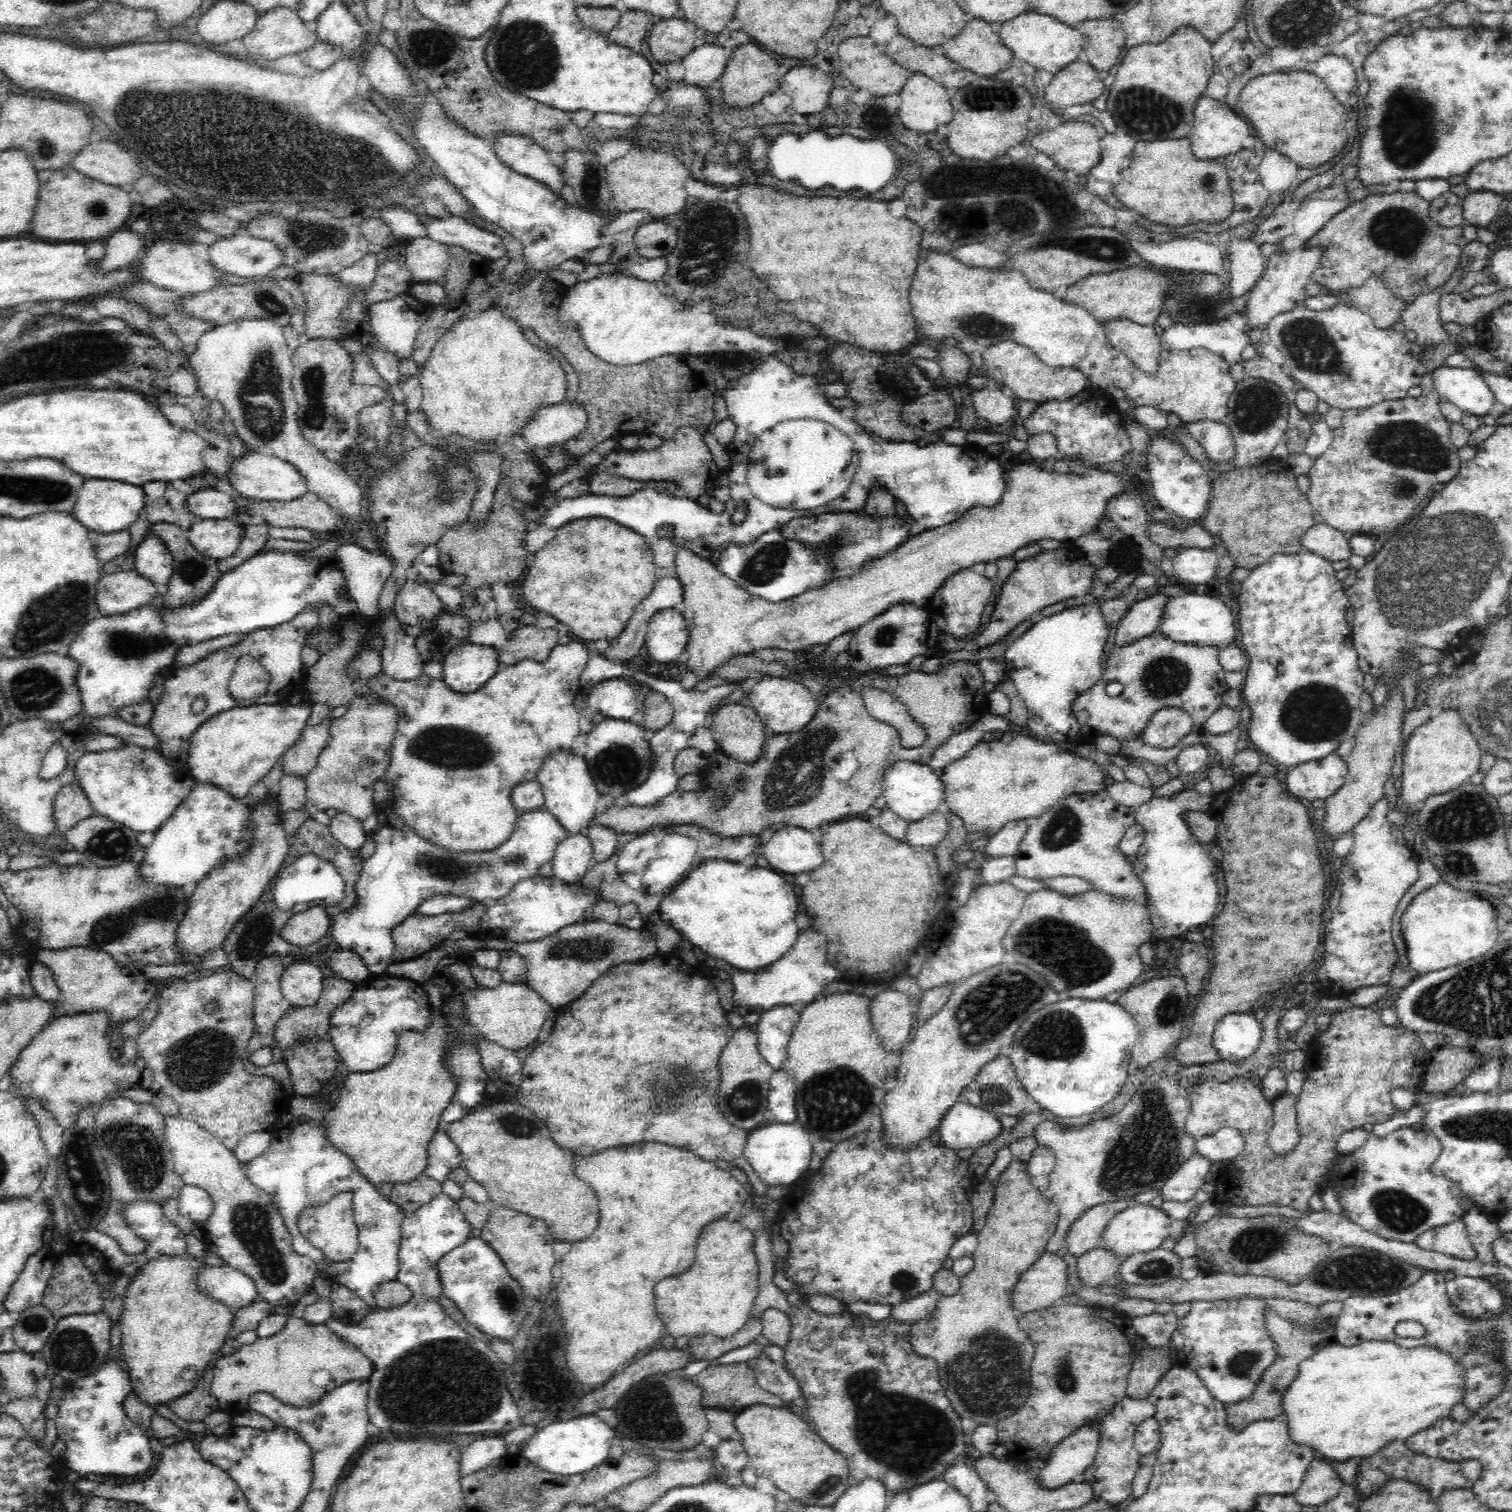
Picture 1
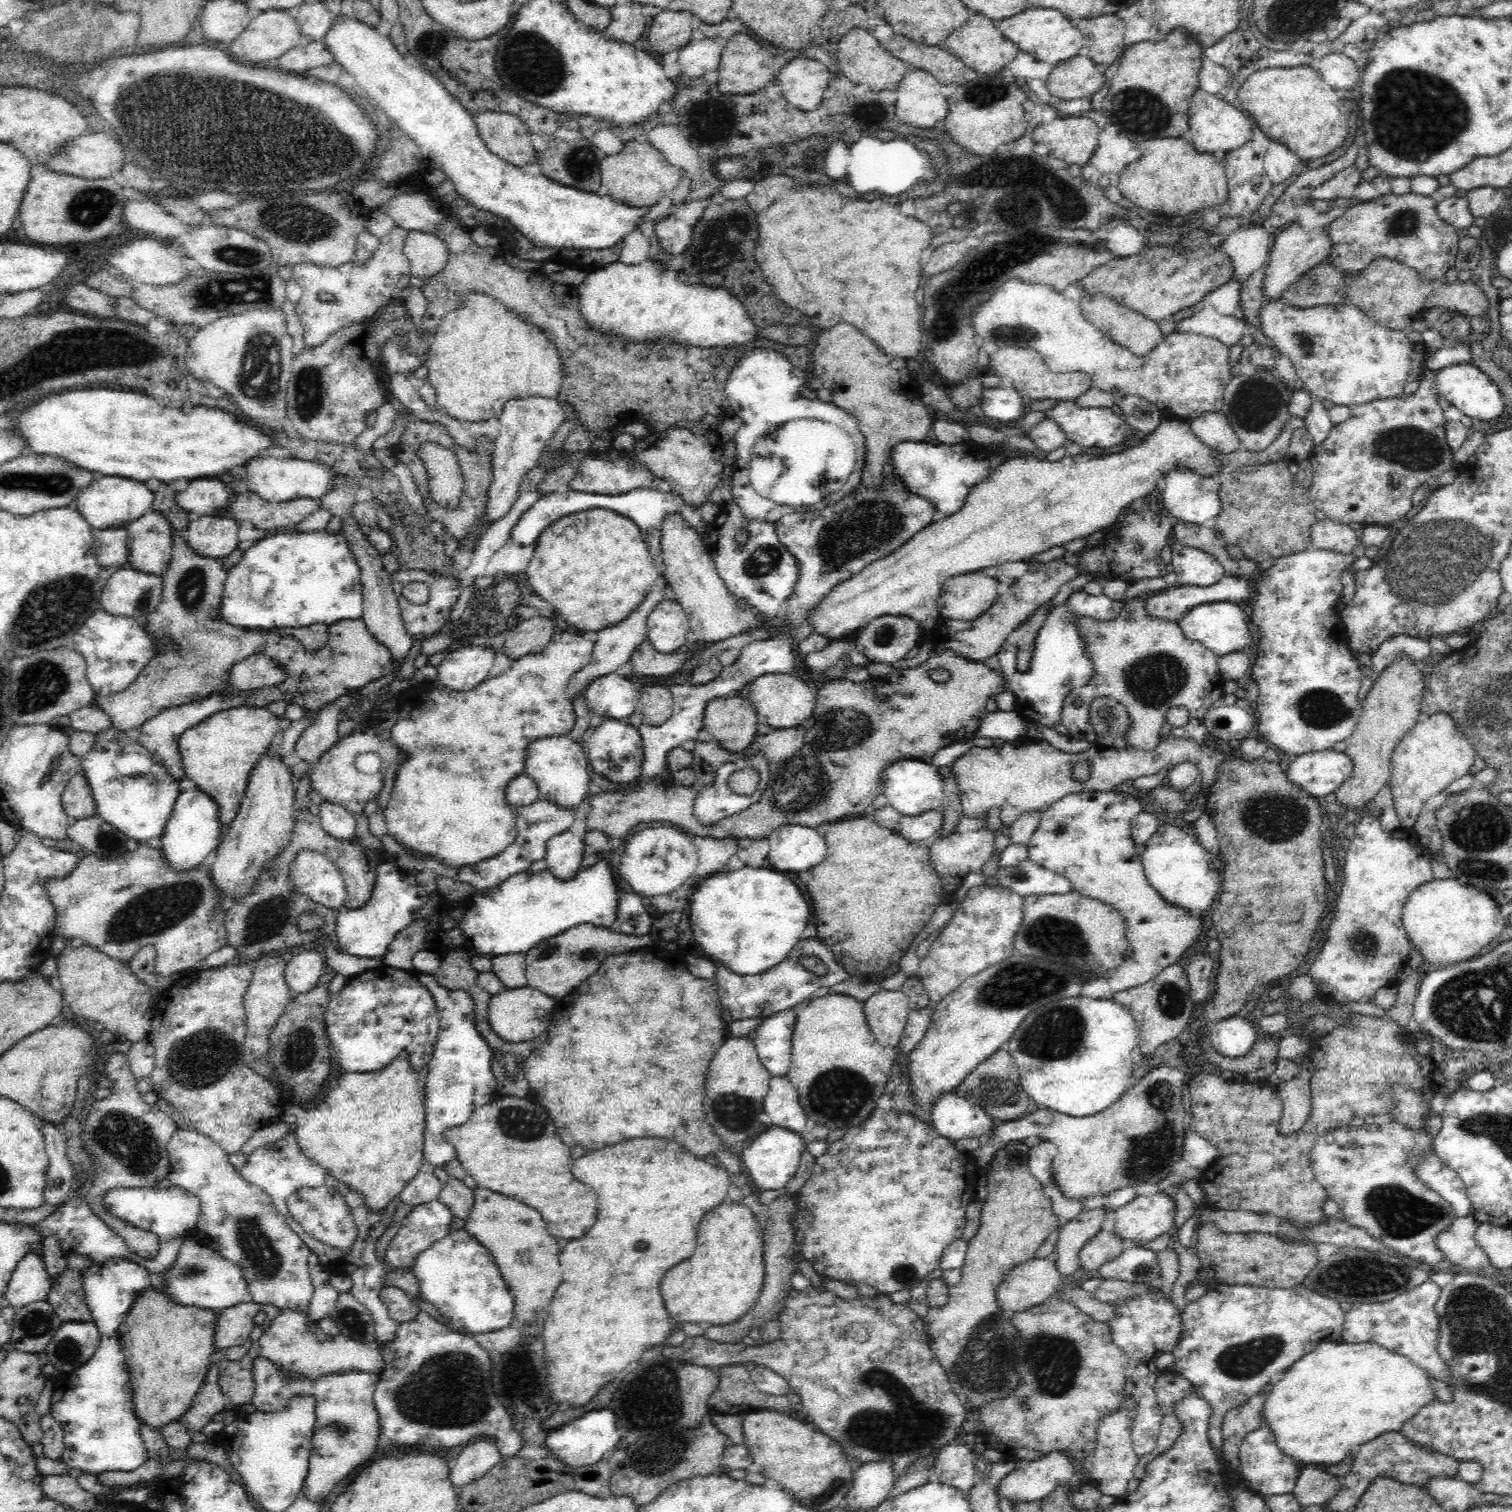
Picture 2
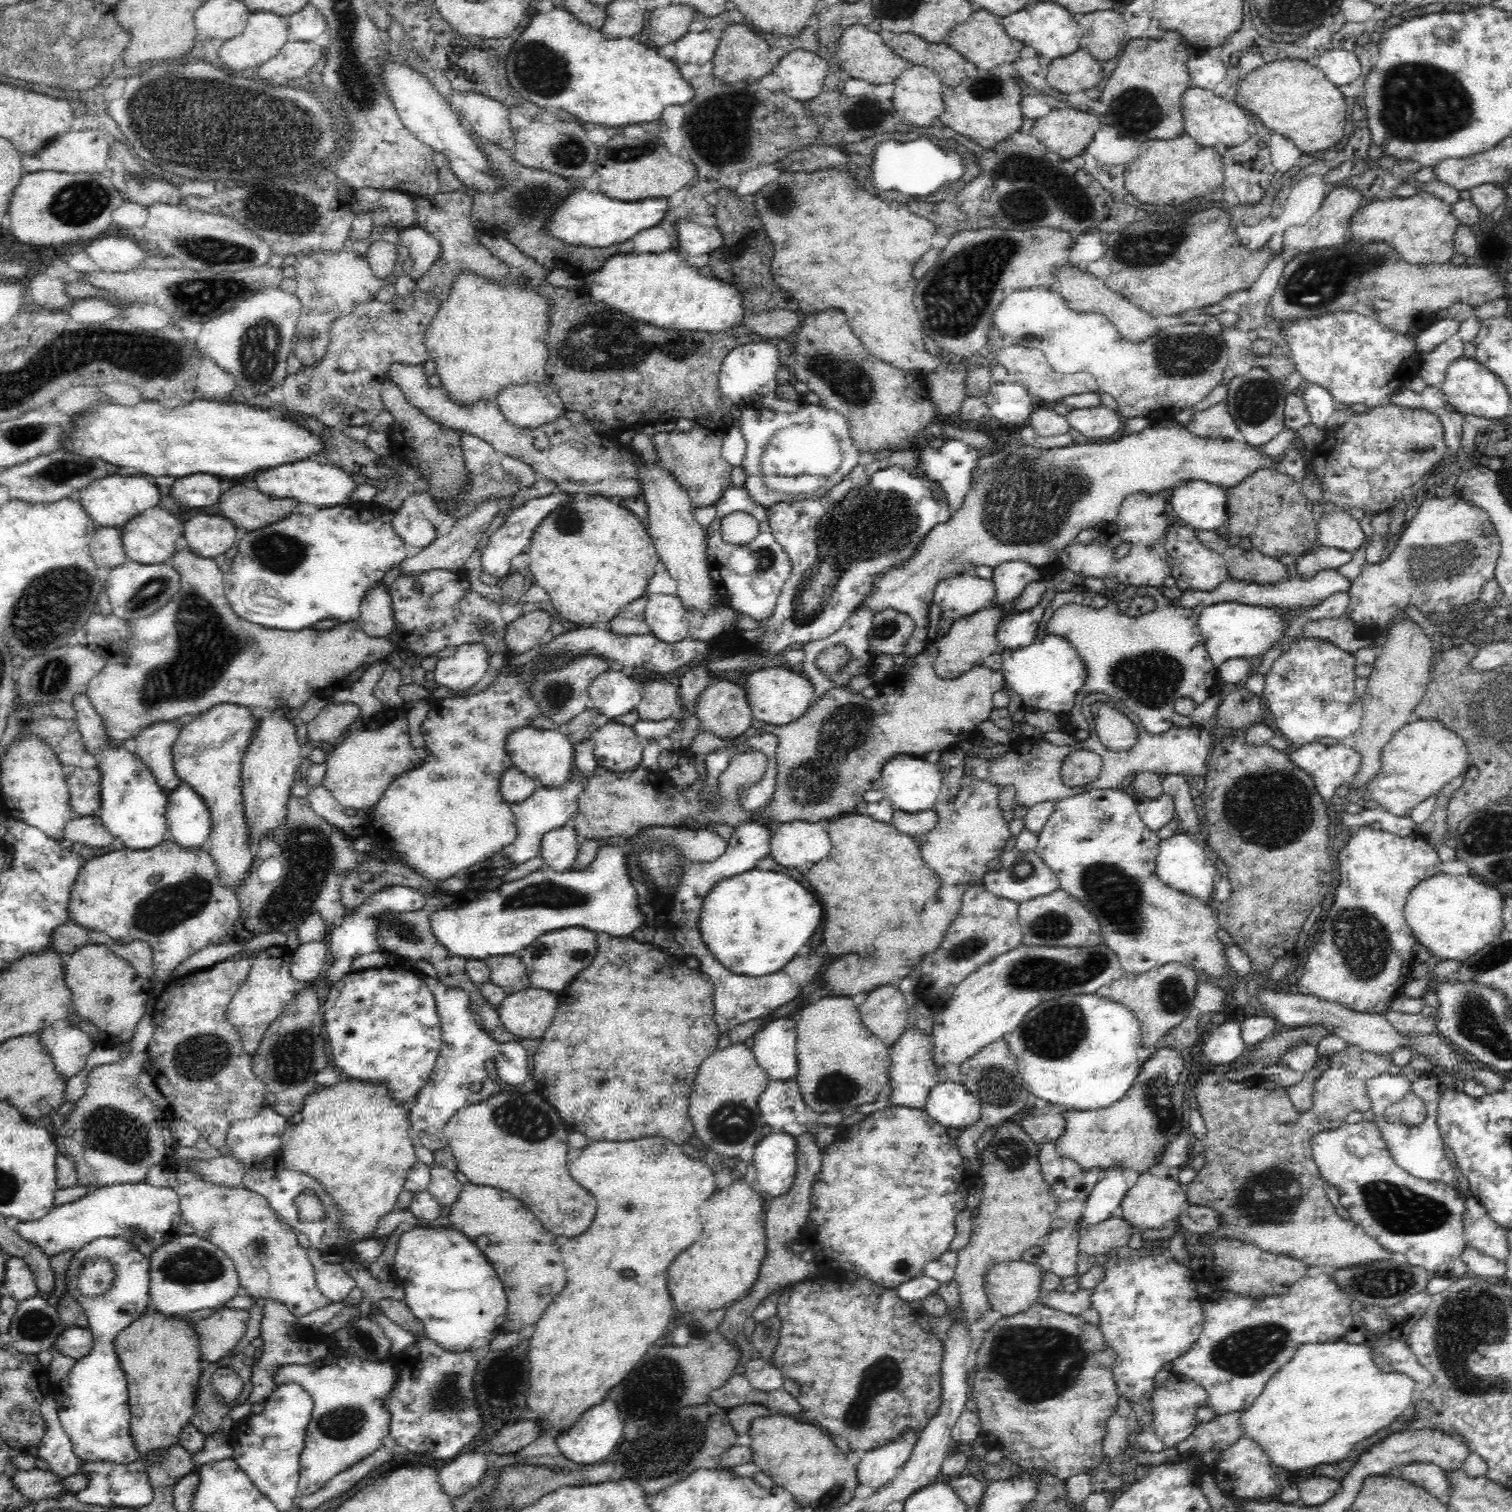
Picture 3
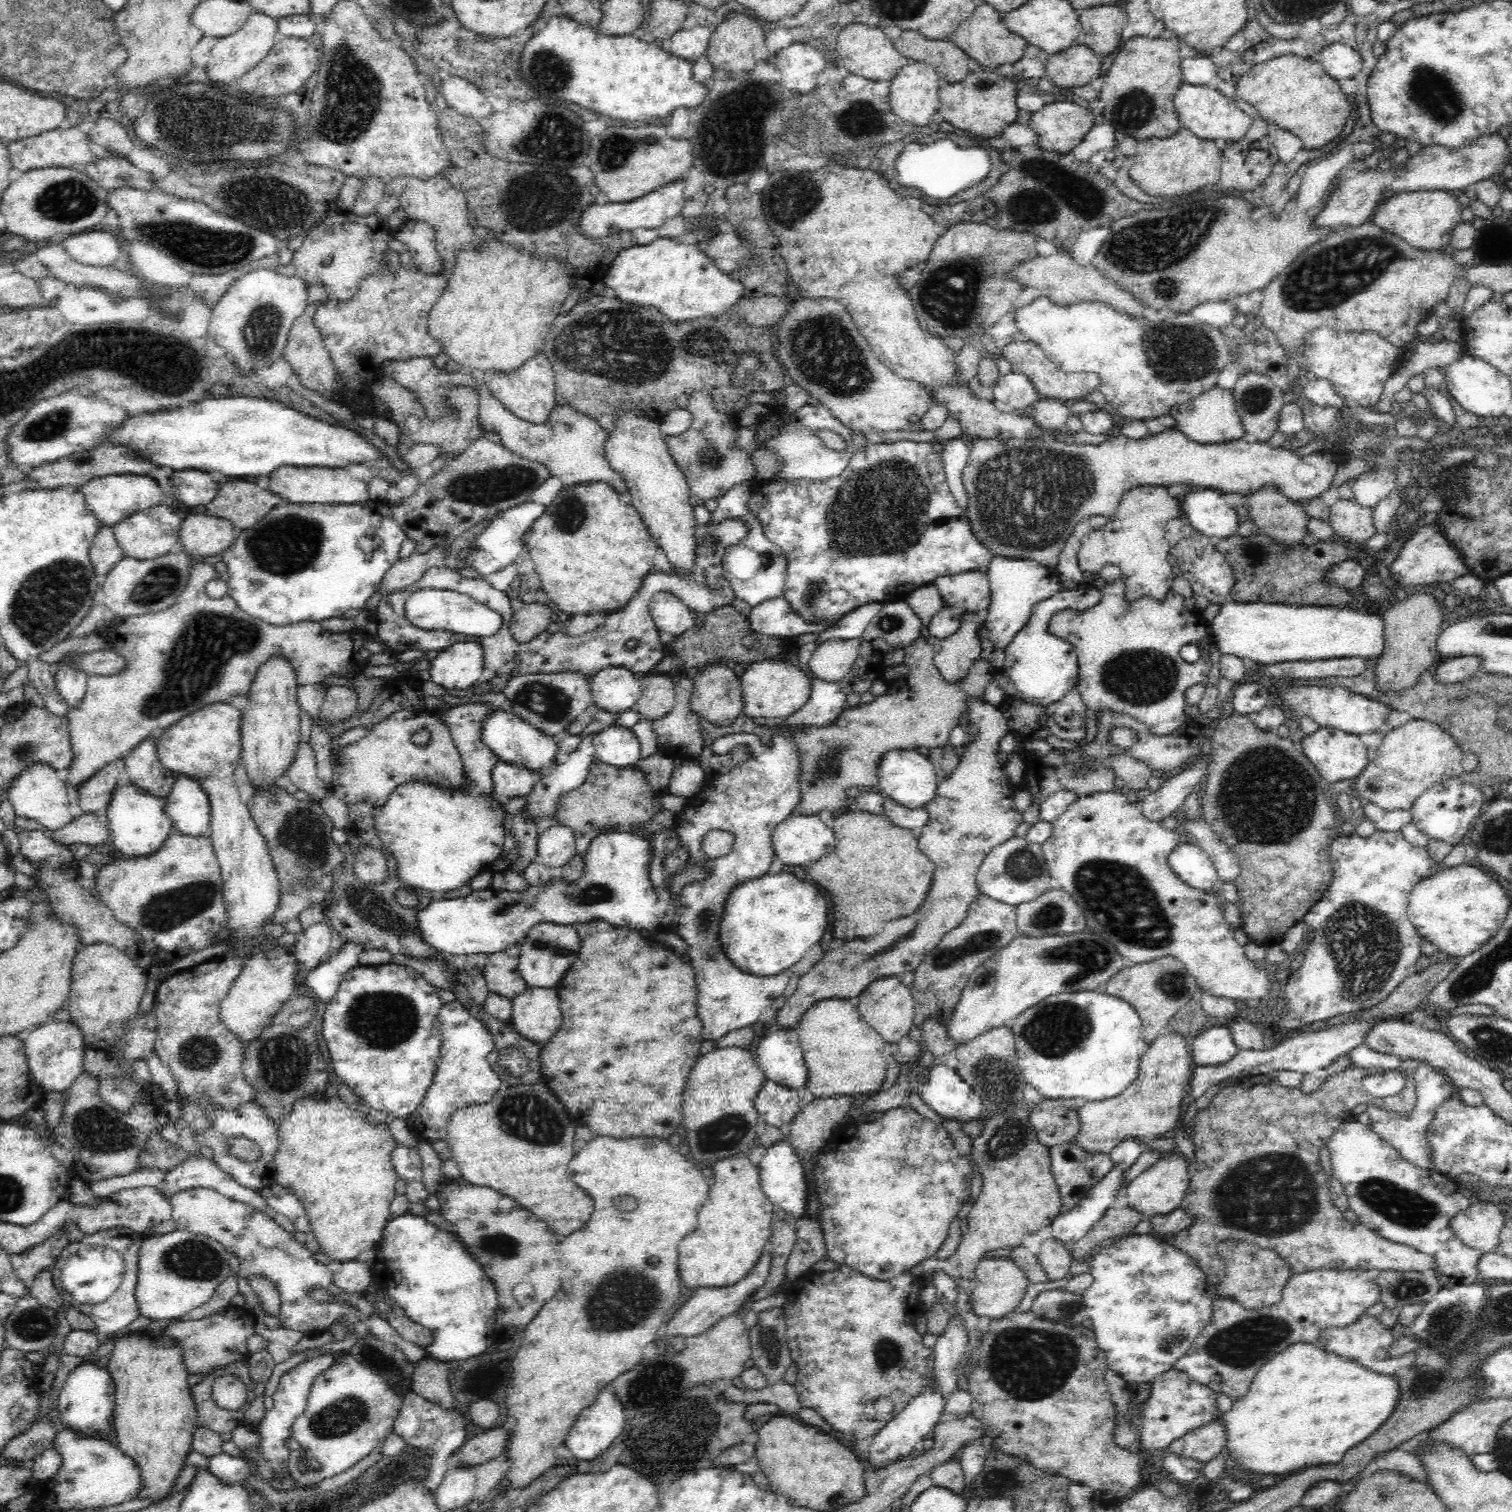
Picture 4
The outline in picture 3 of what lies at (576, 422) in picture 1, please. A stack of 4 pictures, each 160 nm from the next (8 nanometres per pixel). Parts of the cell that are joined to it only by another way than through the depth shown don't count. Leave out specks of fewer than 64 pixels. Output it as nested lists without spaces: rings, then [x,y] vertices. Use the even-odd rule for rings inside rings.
[[[545,382],[504,387],[495,401],[506,421],[520,429],[540,431],[541,426],[554,422],[554,419],[561,417],[566,412],[562,399]],[[500,498],[496,500],[486,500],[476,505],[470,512],[466,512],[457,517],[457,521],[451,530],[450,534],[436,537],[434,542],[431,542],[422,552],[413,557],[406,557],[400,564],[401,574],[411,574],[418,576],[426,570],[442,569],[442,570],[465,570],[464,564],[469,556],[478,547],[478,542],[482,538],[484,531],[490,526],[490,522],[500,512],[503,501]]]

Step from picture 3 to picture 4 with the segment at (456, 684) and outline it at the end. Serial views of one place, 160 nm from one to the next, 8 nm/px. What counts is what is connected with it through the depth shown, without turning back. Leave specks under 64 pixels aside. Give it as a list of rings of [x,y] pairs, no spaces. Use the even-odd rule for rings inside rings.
[[[473,640],[454,643],[446,651],[431,656],[431,680],[444,689],[458,688],[464,690],[474,687],[480,676],[484,675],[482,647]]]

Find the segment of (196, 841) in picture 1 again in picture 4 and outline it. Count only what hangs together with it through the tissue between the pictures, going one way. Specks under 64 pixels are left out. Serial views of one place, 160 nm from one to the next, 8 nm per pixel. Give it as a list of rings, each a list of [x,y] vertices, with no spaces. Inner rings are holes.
[[[181,775],[165,799],[165,813],[182,835],[210,837],[210,803],[198,781]]]

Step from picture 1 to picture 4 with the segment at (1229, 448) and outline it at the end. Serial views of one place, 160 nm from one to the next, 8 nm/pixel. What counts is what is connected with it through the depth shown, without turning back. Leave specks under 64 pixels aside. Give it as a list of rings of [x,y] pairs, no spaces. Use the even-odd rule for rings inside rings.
[[[1216,386],[1191,401],[1174,406],[1168,415],[1175,418],[1174,428],[1184,433],[1191,441],[1201,444],[1232,442],[1240,439],[1244,434],[1242,421],[1234,406],[1232,391]]]

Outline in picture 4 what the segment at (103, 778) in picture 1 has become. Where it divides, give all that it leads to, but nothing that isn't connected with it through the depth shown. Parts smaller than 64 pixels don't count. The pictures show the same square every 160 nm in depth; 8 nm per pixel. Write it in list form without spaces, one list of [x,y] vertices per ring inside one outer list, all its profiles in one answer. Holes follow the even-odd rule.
[[[64,662],[56,668],[56,687],[62,699],[70,708],[78,708],[86,696],[88,675],[74,666],[66,666]],[[131,782],[114,788],[105,815],[112,844],[126,857],[146,857],[156,852],[174,828],[165,813],[165,799],[147,794]]]

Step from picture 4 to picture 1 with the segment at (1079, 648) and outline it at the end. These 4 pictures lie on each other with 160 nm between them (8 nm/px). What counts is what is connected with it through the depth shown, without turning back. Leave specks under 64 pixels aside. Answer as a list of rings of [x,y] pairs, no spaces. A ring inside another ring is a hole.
[[[1156,629],[1152,634],[1146,635],[1129,645],[1115,647],[1111,650],[1106,668],[1100,682],[1090,687],[1088,692],[1076,698],[1072,711],[1076,715],[1081,733],[1084,738],[1091,741],[1100,734],[1110,734],[1119,741],[1122,738],[1135,739],[1136,735],[1142,734],[1146,726],[1151,722],[1151,717],[1158,711],[1167,707],[1183,709],[1192,719],[1195,731],[1201,732],[1208,718],[1223,706],[1222,696],[1231,688],[1224,680],[1224,667],[1219,663],[1220,646],[1198,646],[1190,643],[1174,642],[1162,635],[1162,631]],[[1110,683],[1120,683],[1124,687],[1119,696],[1110,698],[1105,688]]]

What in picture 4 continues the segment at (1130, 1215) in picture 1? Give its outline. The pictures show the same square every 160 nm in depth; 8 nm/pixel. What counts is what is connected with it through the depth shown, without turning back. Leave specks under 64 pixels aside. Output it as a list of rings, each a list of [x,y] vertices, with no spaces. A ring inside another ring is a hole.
[[[1162,1156],[1162,1162],[1154,1163],[1134,1178],[1126,1188],[1128,1207],[1142,1214],[1146,1219],[1155,1216],[1169,1215],[1174,1210],[1180,1209],[1189,1188],[1189,1170],[1186,1170],[1186,1160],[1180,1156],[1172,1160],[1172,1156]]]

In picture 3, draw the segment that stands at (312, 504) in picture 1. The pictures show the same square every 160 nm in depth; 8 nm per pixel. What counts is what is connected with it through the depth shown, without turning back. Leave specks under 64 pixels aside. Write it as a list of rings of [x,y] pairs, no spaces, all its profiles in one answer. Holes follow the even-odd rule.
[[[233,486],[219,498],[220,512],[223,517],[231,520],[236,528],[246,528],[248,531],[270,525],[285,519],[288,515],[296,512],[298,501],[293,498],[274,498],[264,495],[255,486]]]

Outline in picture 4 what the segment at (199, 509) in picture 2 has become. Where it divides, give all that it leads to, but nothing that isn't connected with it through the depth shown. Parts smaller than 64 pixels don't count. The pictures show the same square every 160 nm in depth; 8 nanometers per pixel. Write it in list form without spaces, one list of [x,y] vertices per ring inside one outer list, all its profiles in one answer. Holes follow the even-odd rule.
[[[198,470],[174,471],[170,478],[171,493],[186,506],[206,506],[218,494],[220,486],[207,472]]]

